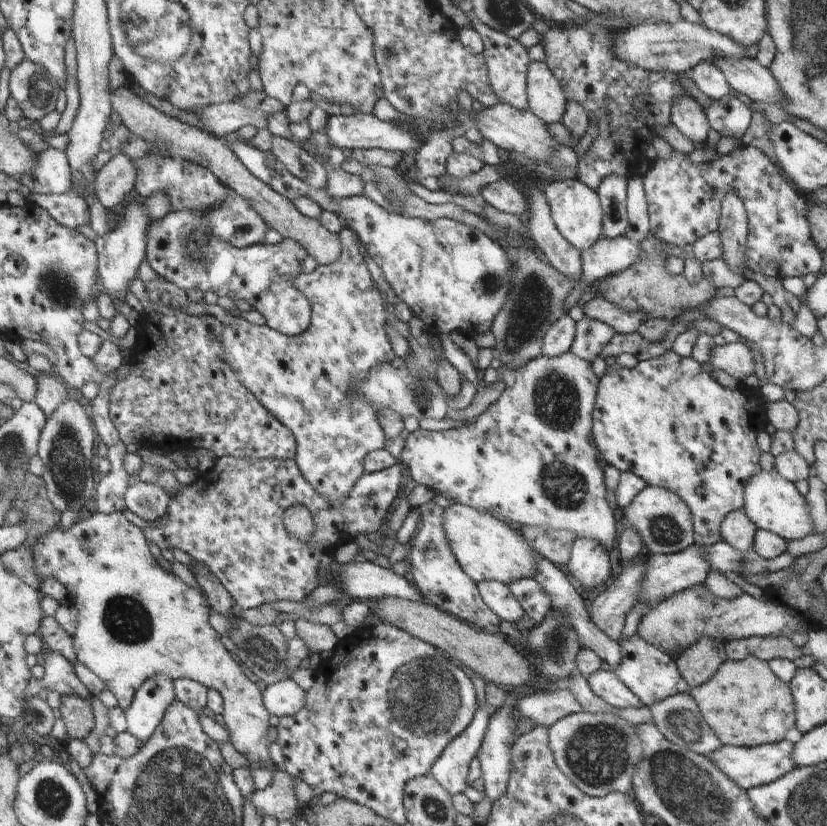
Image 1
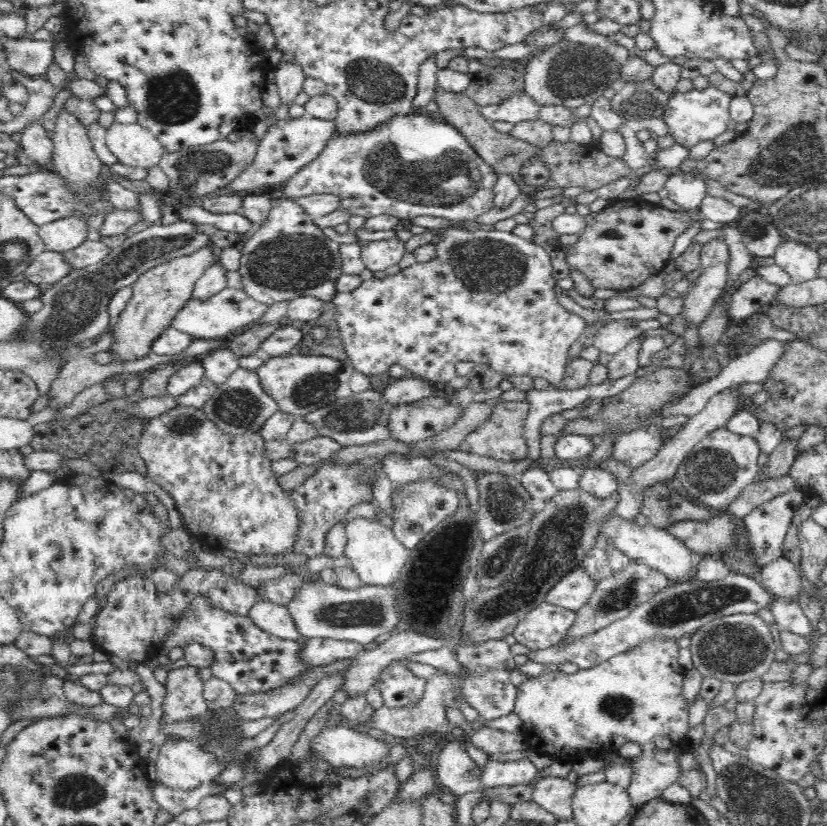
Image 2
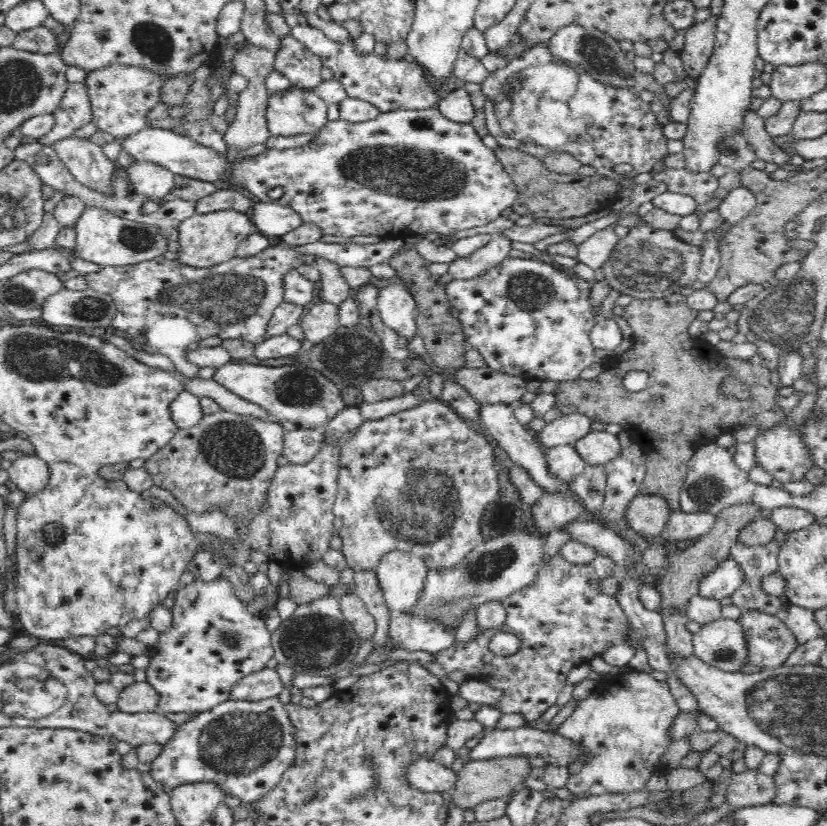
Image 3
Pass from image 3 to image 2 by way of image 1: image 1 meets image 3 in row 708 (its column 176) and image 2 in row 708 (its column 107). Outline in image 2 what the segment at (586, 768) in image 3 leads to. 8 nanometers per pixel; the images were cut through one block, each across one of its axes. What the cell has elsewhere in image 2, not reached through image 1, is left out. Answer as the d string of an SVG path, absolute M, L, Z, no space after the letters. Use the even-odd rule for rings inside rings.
M652 637L638 646L616 654L608 662L574 674L542 672L536 678L529 678L517 688L516 704L513 712L523 723L522 735L528 749L538 754L548 755L553 760L575 762L582 758L601 758L606 750L612 748L614 736L624 736L627 741L642 745L642 754L633 762L612 765L604 768L605 781L627 790L632 806L640 808L656 798L663 798L668 786L678 783L681 773L678 754L692 750L687 734L690 707L684 699L685 671L678 664L679 651L677 639Z

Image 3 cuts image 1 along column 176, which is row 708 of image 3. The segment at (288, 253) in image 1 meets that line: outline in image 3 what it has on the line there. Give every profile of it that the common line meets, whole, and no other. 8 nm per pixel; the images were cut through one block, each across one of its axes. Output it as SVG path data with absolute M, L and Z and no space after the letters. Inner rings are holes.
M278 697L253 701L228 700L207 712L197 713L192 720L181 724L176 736L163 745L162 752L151 763L151 777L169 795L183 784L213 782L223 791L224 797L236 796L241 805L249 808L278 786L284 772L296 760L295 733L287 706Z

